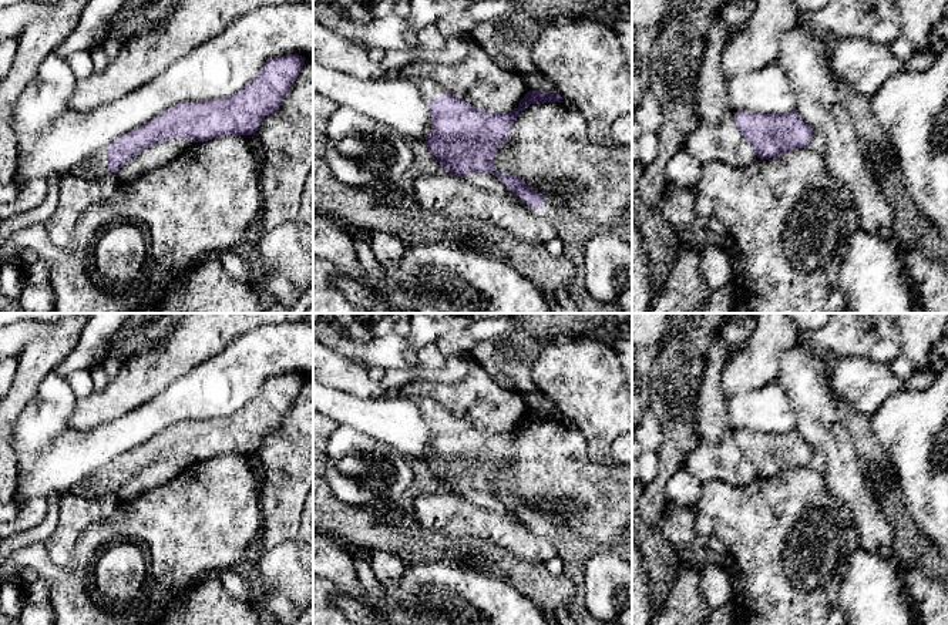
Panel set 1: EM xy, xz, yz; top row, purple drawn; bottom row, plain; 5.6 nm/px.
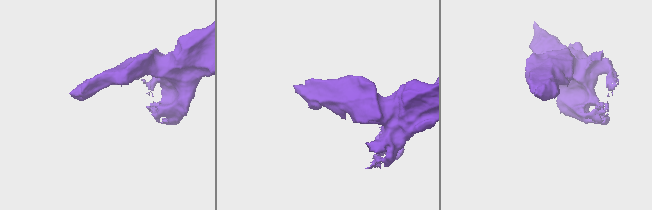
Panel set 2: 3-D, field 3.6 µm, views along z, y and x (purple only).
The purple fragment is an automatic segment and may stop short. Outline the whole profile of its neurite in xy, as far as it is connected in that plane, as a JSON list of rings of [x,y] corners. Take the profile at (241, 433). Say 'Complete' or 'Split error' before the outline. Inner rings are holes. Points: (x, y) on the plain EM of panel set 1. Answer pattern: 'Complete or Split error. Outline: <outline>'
Split error. Outline: [[[297,373],[270,377],[248,404],[231,416],[175,423],[93,471],[70,493],[84,498],[117,495],[120,487],[138,471],[168,458],[204,461],[222,454],[255,454],[262,438],[280,426],[305,379]]]

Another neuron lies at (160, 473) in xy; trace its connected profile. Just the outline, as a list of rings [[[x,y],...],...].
[[[175,457],[162,460],[148,468],[138,471],[134,477],[127,480],[118,490],[117,497],[120,501],[135,498],[145,491],[164,484],[194,463],[191,457]]]

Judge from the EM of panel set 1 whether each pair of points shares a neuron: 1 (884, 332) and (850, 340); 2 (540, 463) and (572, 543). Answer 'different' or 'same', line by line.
1: same
2: different

